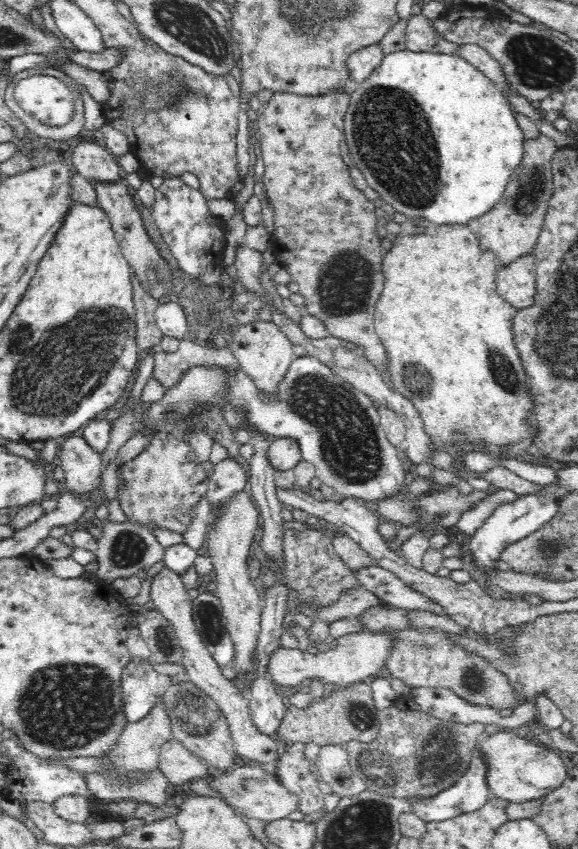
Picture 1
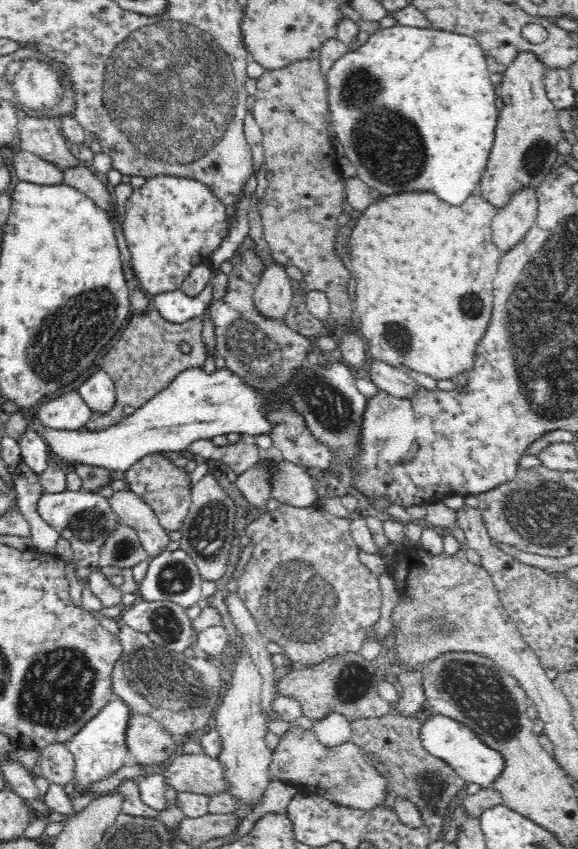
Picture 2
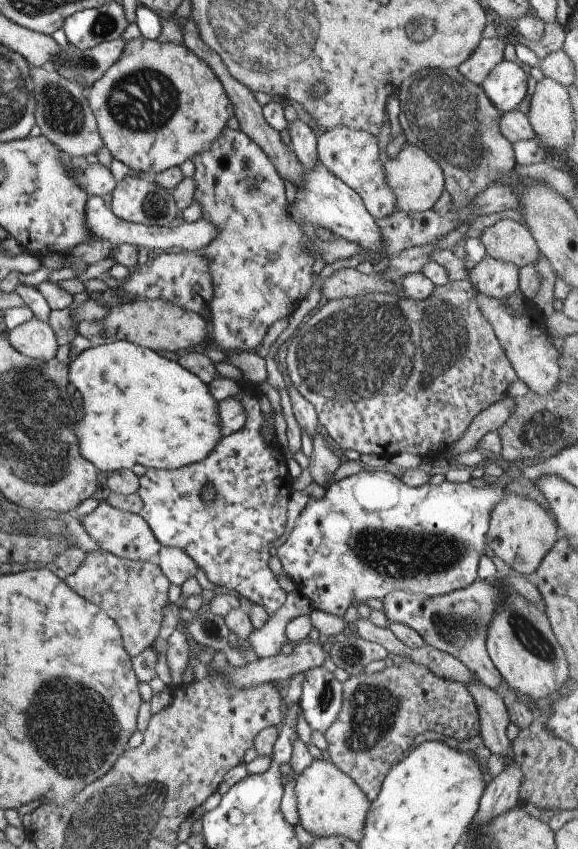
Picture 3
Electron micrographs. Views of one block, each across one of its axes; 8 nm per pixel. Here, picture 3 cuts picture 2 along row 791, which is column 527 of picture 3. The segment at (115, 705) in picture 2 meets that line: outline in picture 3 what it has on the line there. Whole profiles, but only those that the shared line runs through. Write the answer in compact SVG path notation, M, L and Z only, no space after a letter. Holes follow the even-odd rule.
M503 60L490 71L490 74L487 74L480 86L491 103L503 114L517 108L517 104L522 100L526 91L528 77L528 74L519 68L518 62Z

